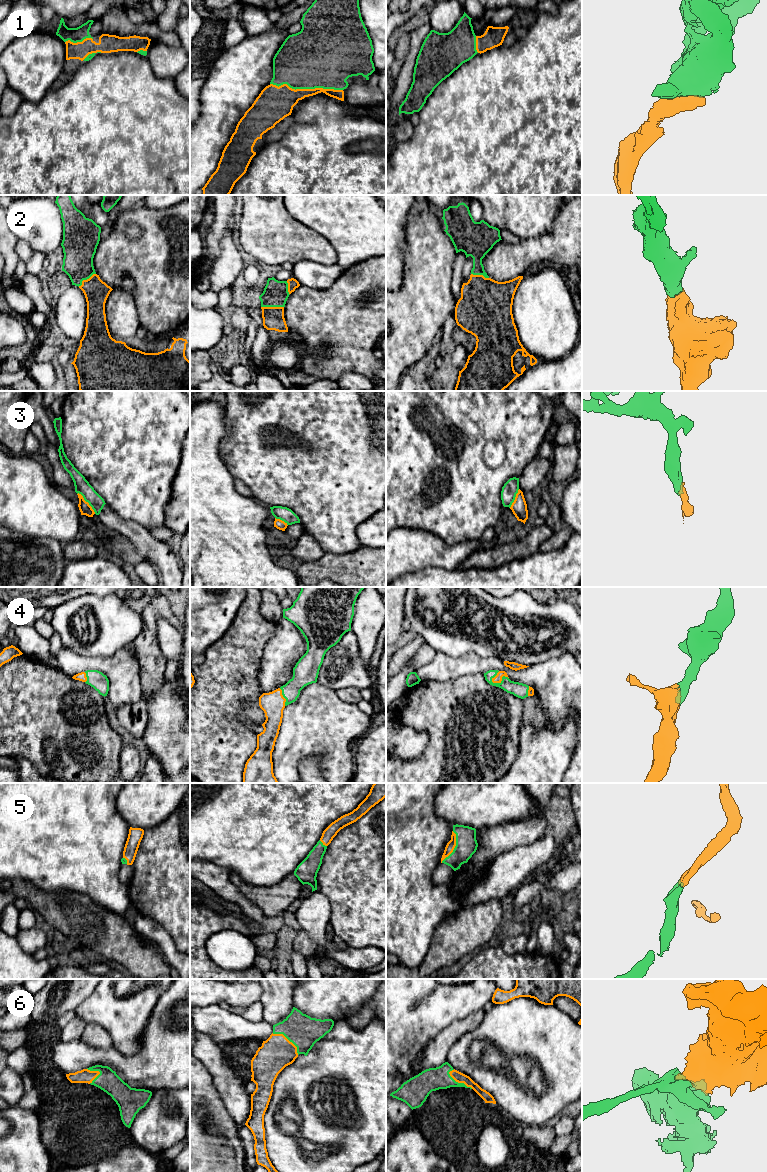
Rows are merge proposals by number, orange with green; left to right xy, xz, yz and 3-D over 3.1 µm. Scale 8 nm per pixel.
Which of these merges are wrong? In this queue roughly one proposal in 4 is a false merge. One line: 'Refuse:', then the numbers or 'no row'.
Refuse: 3

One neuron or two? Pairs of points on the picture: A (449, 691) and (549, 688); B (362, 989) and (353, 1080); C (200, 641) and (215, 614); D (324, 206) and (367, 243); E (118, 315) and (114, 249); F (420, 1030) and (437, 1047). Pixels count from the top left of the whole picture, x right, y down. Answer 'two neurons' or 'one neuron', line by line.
A: two neurons
B: two neurons
C: one neuron
D: one neuron
E: two neurons
F: two neurons

